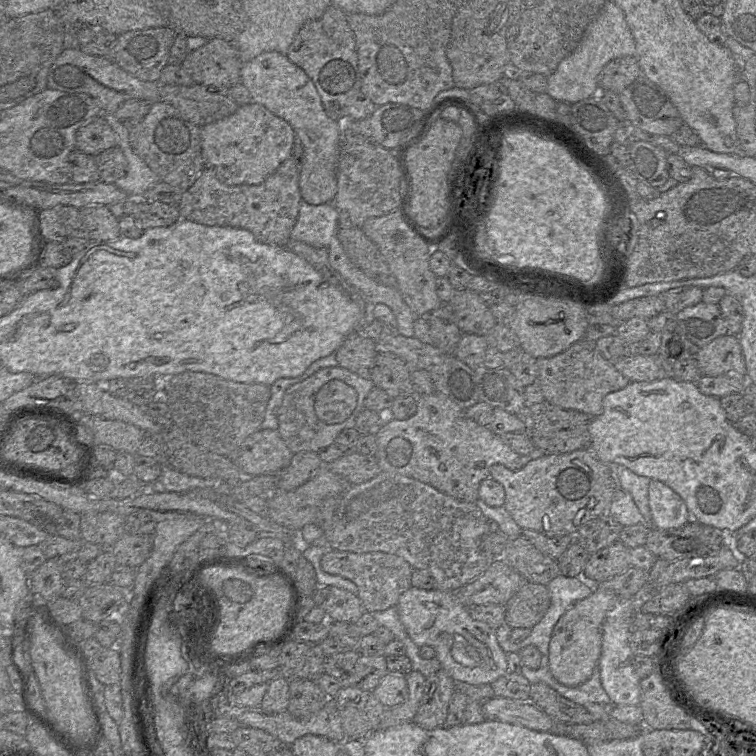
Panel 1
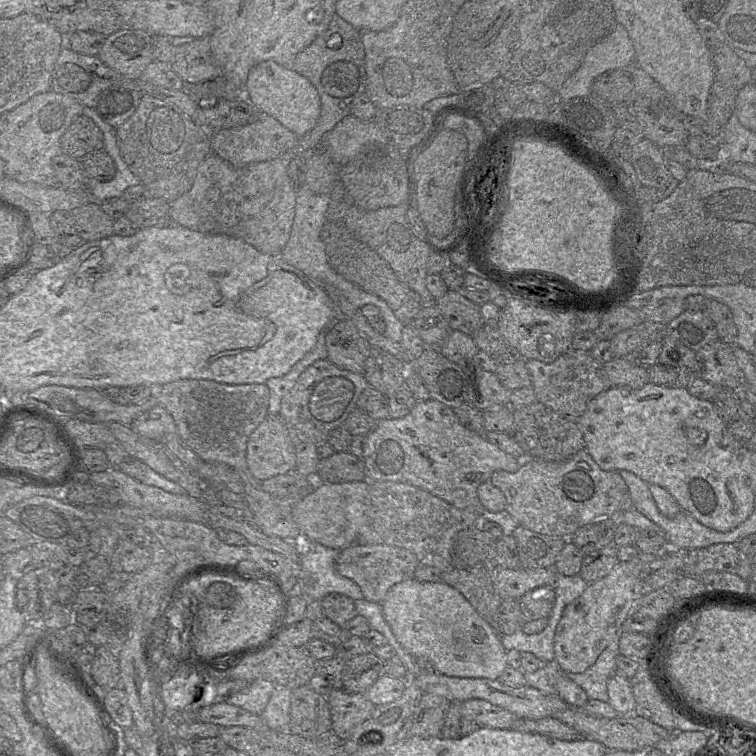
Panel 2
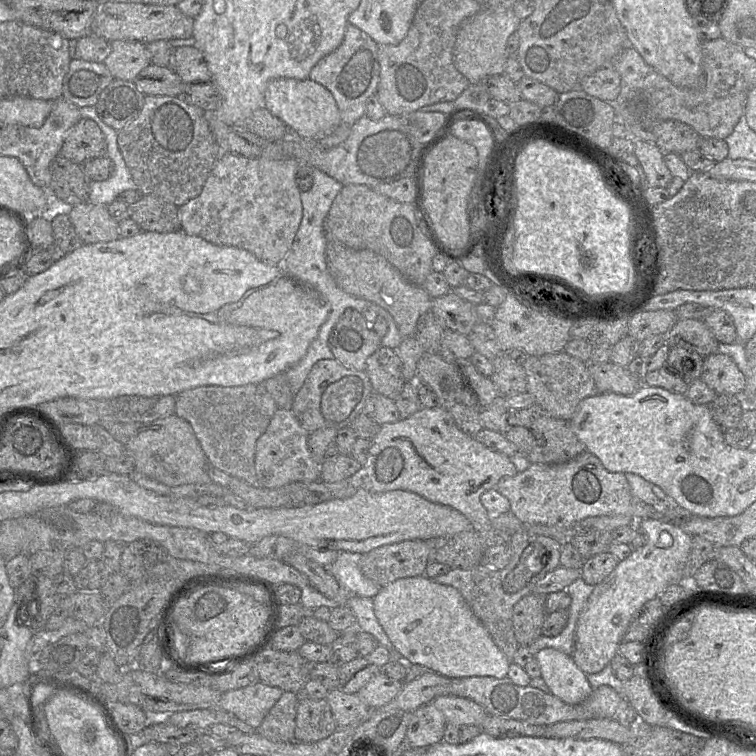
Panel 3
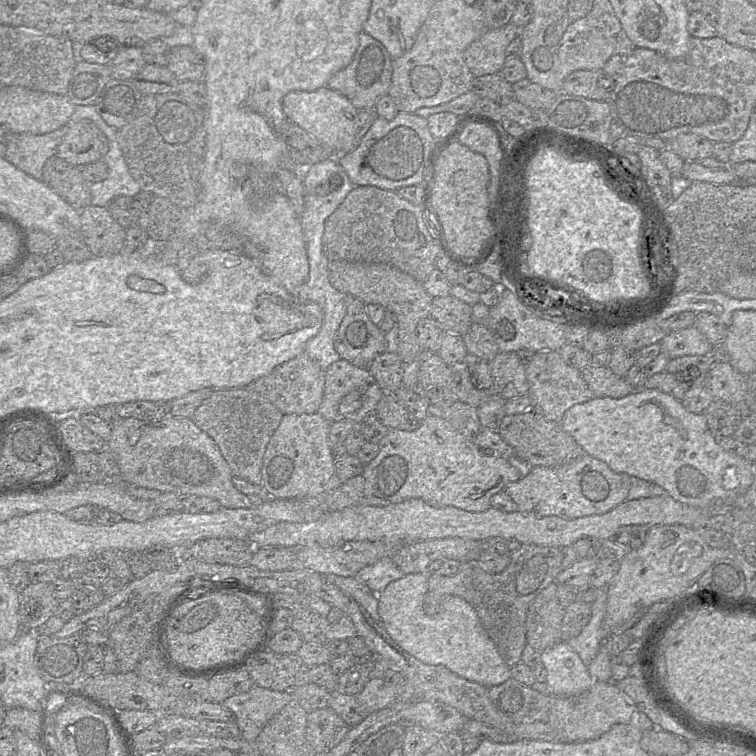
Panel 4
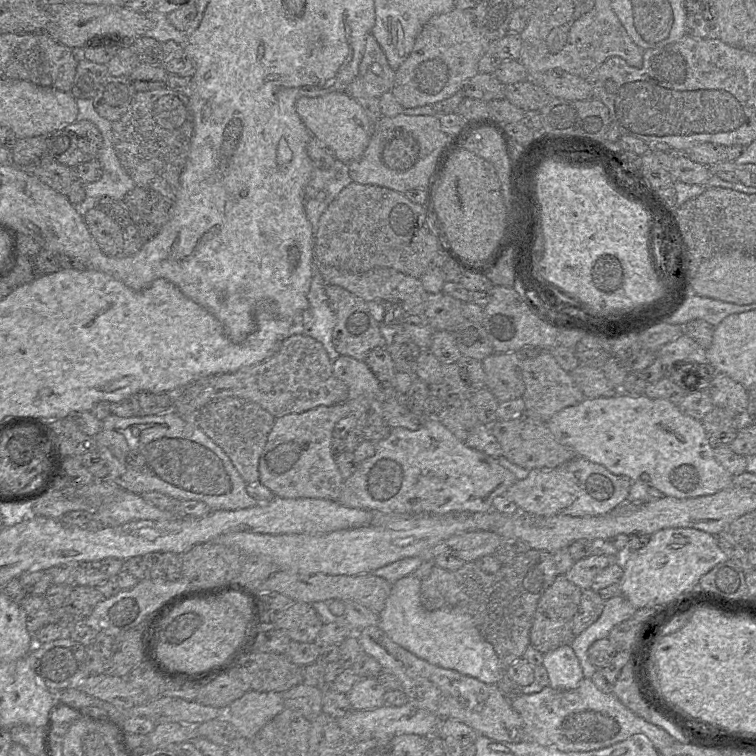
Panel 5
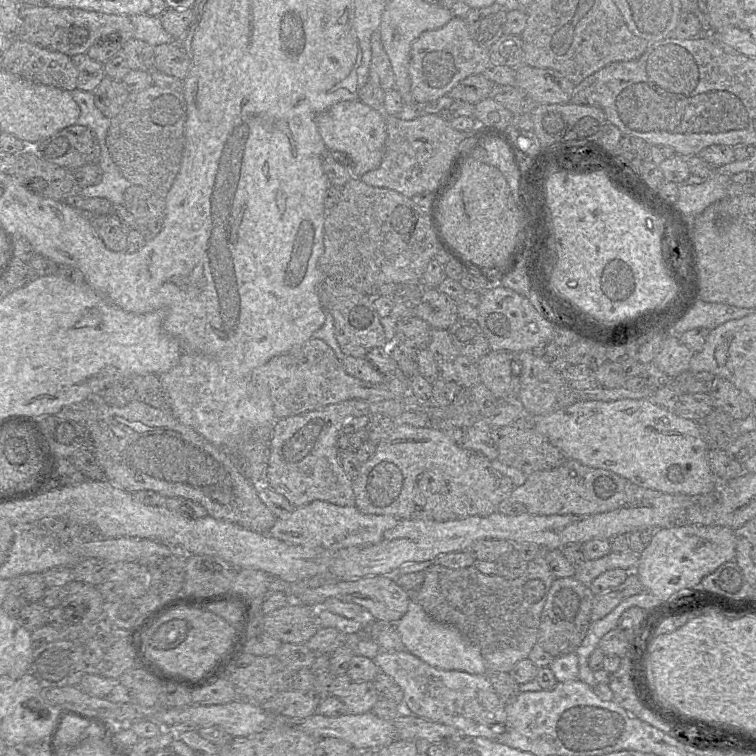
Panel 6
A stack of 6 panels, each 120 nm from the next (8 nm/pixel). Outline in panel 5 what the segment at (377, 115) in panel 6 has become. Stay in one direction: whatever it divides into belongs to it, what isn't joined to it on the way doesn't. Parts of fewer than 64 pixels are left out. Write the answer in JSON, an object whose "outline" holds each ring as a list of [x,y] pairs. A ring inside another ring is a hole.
{"outline":[[[331,92],[318,97],[300,97],[295,109],[312,138],[325,146],[337,160],[350,163],[362,157],[374,131],[374,122],[360,103],[346,92]]]}

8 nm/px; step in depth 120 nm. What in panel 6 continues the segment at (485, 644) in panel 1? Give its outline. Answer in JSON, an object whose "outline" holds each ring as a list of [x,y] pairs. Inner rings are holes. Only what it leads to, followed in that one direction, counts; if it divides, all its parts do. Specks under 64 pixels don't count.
{"outline":[[[413,598],[405,615],[394,626],[401,637],[405,650],[432,667],[479,675],[488,673],[478,647],[466,639],[454,626],[433,620]]]}

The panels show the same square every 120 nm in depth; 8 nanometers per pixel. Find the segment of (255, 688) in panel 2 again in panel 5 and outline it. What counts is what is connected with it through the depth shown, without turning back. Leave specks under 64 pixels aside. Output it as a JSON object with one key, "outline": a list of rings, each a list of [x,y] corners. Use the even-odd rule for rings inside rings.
{"outline":[[[248,690],[224,711],[238,736],[253,739],[270,720],[285,709],[283,693]]]}

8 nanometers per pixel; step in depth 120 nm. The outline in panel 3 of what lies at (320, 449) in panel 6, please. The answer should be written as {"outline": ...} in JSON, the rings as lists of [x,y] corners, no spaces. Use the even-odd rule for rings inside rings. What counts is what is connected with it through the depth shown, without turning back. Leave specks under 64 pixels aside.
{"outline":[[[277,408],[267,429],[256,443],[255,470],[261,487],[272,489],[292,482],[316,481],[320,478],[321,464],[312,457],[308,437],[309,433],[291,409]]]}

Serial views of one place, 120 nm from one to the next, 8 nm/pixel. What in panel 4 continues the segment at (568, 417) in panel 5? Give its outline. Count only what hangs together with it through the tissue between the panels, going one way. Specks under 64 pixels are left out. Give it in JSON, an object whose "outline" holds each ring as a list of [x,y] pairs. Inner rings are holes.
{"outline":[[[640,388],[621,398],[593,396],[571,406],[564,413],[560,425],[585,453],[602,460],[613,471],[657,484],[675,500],[691,506],[732,506],[732,502],[751,487],[755,478],[755,469],[749,460],[719,446],[708,428],[704,413],[690,412],[681,400],[661,390]]]}

